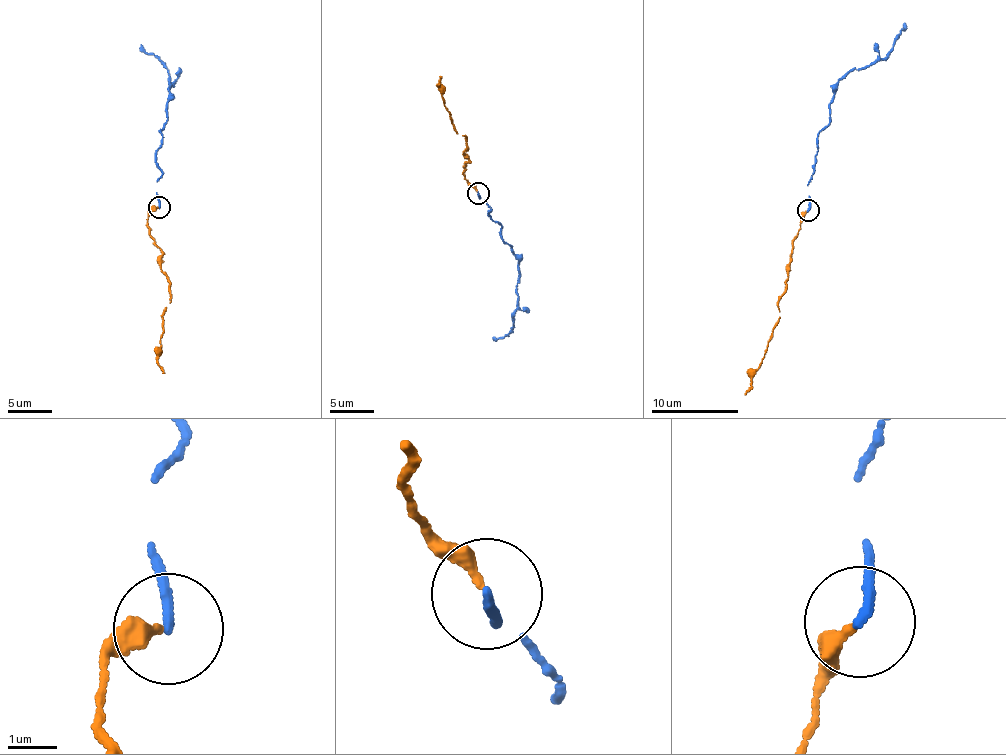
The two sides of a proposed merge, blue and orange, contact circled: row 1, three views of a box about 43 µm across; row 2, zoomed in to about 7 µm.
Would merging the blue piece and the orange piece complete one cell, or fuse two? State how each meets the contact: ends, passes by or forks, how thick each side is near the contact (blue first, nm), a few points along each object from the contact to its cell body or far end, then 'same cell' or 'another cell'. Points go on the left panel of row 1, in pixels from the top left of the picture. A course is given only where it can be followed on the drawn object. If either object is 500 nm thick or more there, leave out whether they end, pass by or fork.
blue ends there; orange ends there; 190 nm thick on the blue side, 300 nm on the other; blue runs (159, 208), (156, 179), (162, 174), (156, 152), (166, 122), (169, 84), (174, 86), (166, 65), (142, 44); orange runs (159, 208), (148, 214), (146, 223), (149, 236), (162, 254), (162, 272), (170, 286), (156, 357), (163, 372); same cell

